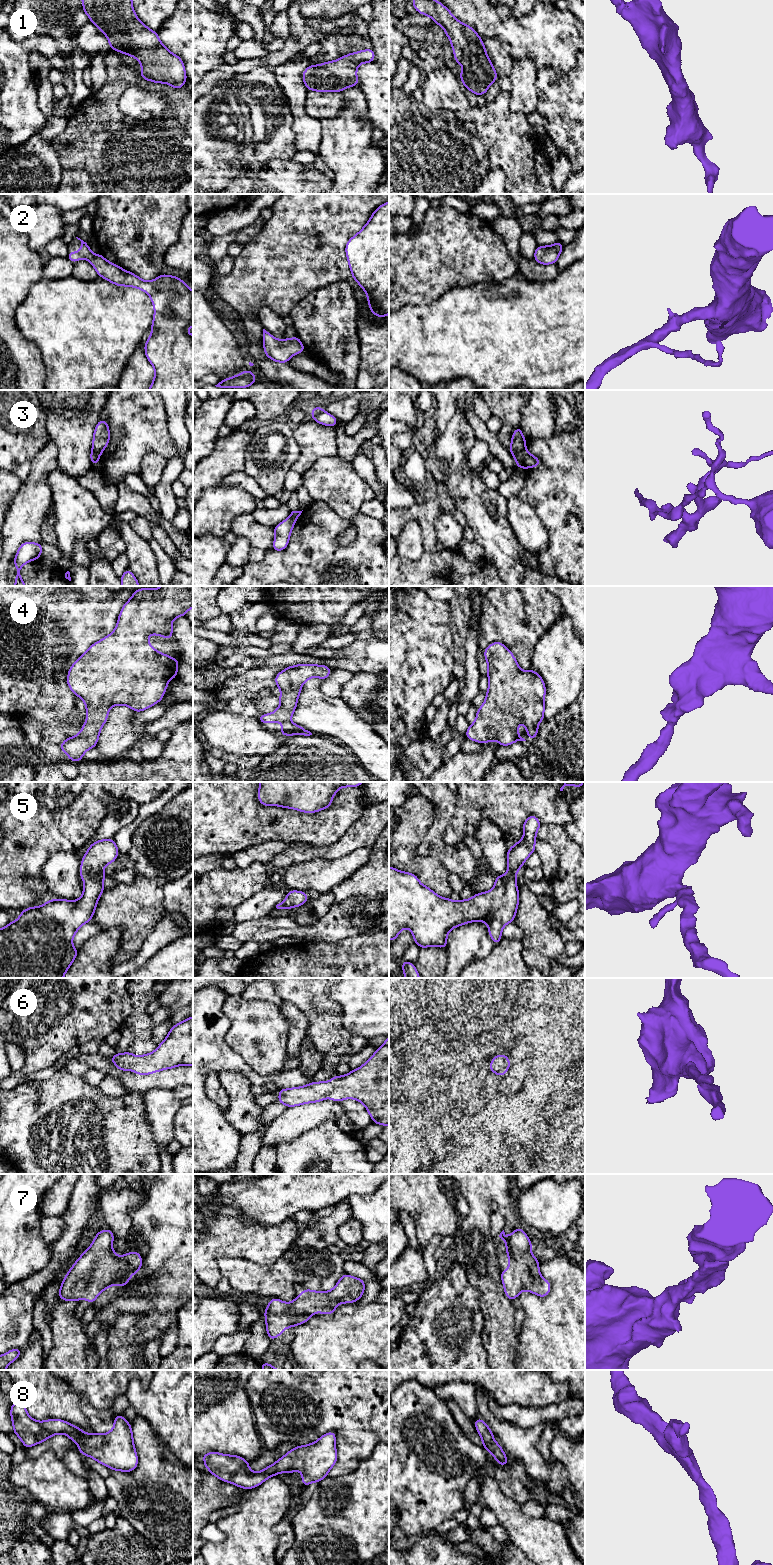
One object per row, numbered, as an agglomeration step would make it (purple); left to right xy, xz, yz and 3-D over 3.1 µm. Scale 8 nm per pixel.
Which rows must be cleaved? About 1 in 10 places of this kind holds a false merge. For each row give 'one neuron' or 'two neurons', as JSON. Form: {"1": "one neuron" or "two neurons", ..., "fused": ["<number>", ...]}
{"1": "one neuron", "2": "one neuron", "3": "two neurons", "4": "one neuron", "5": "one neuron", "6": "one neuron", "7": "one neuron", "8": "one neuron", "fused": ["3"]}

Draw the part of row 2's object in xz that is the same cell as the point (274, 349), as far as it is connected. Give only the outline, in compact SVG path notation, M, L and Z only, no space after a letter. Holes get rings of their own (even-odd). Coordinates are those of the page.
M263 329L263 351L268 358L280 363L288 363L292 355L305 352L305 347L298 336L291 339L277 340Z

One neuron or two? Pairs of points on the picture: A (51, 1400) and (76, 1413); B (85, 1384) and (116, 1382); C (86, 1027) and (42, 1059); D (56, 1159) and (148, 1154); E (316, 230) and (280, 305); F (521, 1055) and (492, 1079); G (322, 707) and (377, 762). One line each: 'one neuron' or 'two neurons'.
A: one neuron
B: one neuron
C: one neuron
D: one neuron
E: one neuron
F: two neurons
G: one neuron

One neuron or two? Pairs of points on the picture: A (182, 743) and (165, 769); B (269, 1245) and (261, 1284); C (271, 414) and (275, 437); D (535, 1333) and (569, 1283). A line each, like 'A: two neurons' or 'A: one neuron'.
A: one neuron
B: two neurons
C: two neurons
D: one neuron

